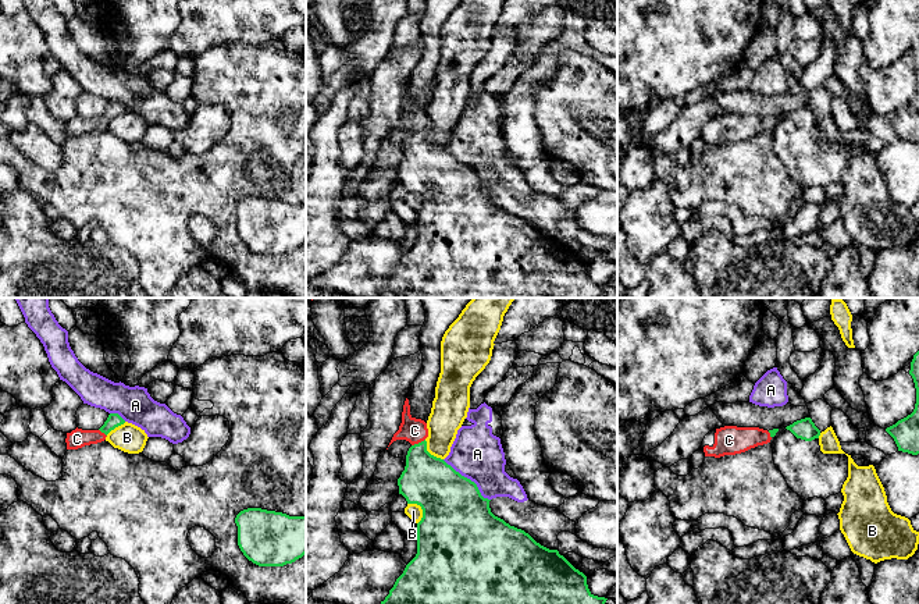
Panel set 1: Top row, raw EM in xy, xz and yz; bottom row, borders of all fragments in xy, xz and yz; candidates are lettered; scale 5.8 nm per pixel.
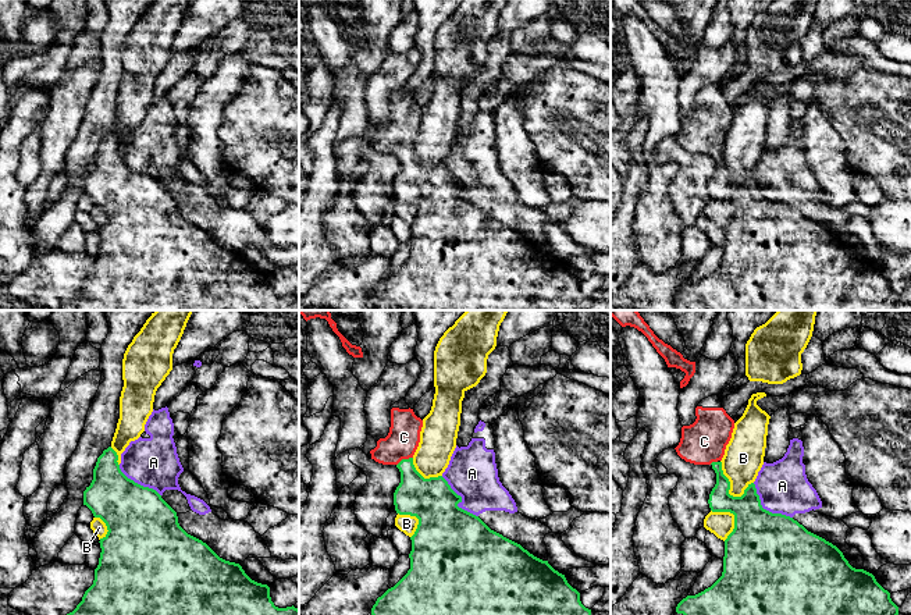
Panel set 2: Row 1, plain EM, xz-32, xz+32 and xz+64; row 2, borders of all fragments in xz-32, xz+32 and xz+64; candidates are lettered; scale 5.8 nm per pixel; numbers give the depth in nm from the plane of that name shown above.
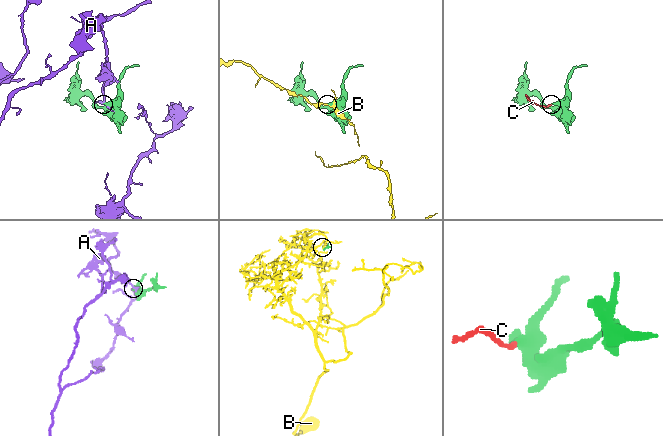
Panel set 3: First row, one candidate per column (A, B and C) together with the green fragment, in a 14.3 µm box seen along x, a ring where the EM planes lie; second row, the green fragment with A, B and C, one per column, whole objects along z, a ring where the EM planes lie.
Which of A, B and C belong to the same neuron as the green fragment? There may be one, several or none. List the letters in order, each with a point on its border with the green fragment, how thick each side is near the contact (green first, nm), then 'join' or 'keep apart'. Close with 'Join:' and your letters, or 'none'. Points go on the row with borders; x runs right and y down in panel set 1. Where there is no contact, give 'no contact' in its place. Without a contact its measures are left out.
A: contact xz (469, 479); calibres 400 and 300 nm; keep apart
B: contact xz (421, 508); calibres 460 and 90 nm; keep apart
C: contact xz (419, 443); calibres 300 and 140 nm; join
Join: C

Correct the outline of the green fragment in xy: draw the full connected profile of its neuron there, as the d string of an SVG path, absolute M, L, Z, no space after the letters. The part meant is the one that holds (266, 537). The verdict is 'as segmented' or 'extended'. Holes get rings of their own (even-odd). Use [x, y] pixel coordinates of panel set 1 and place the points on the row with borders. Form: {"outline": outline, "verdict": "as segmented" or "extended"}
{"outline": "M247 508L235 523L241 551L259 566L284 566L306 554L306 516Z", "verdict": "as segmented"}

